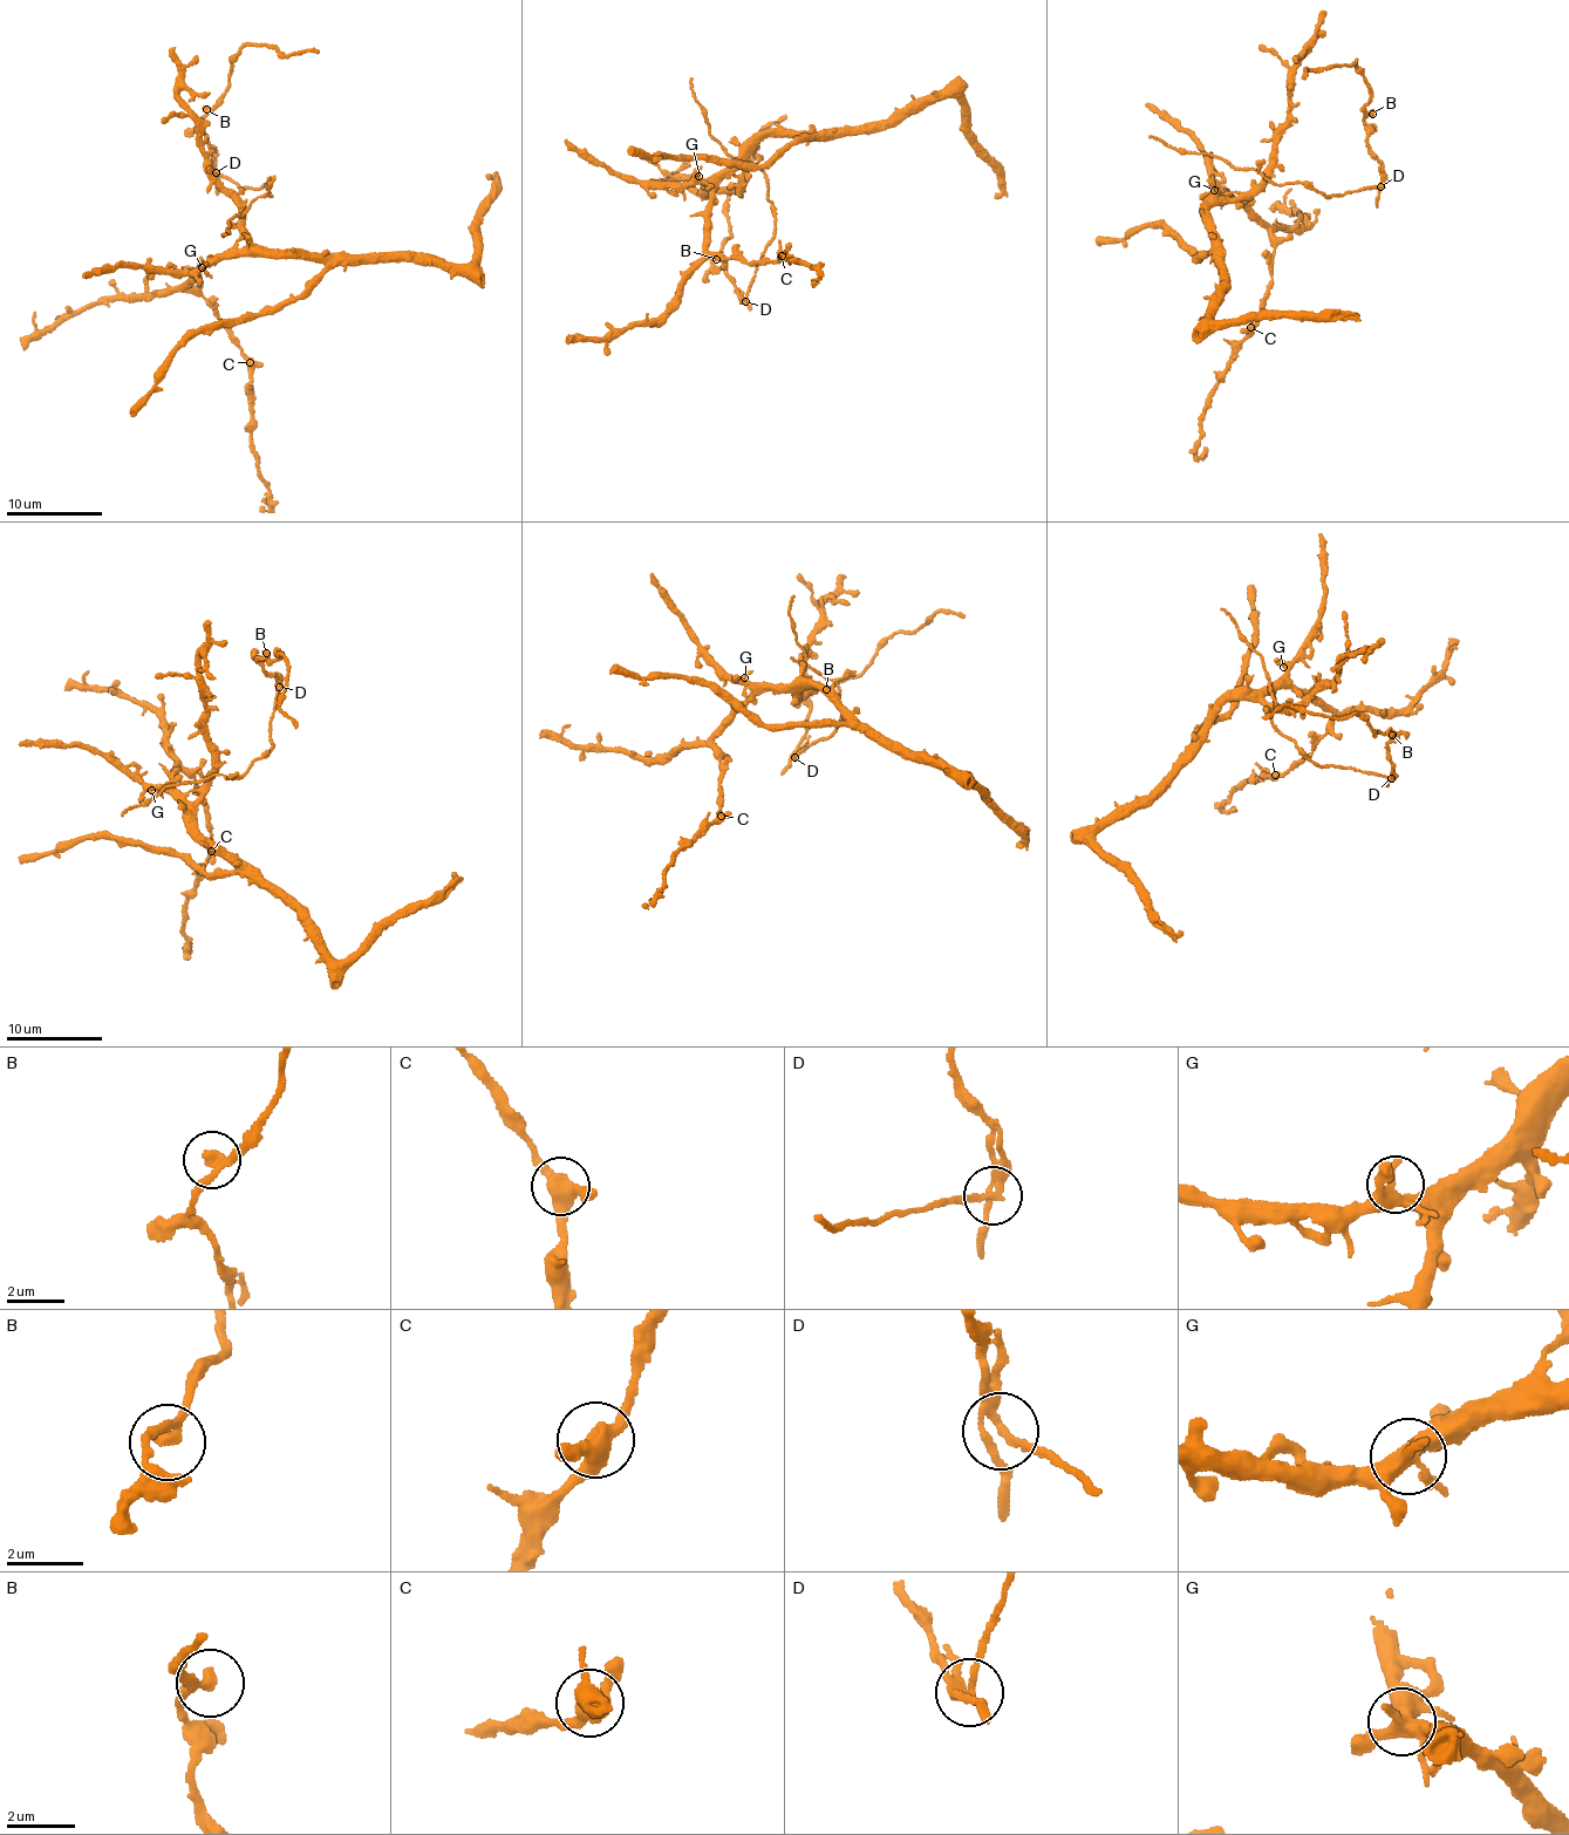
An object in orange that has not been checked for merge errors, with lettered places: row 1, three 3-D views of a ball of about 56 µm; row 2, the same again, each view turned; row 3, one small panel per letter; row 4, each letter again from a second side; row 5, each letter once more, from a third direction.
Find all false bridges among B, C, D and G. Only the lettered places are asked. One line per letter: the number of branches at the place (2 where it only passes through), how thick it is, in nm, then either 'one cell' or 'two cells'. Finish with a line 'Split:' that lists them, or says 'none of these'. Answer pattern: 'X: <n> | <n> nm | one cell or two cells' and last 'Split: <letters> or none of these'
B: 2 | 260 nm | one cell
C: 3 | 400 nm | one cell
D: 3 | 200 nm | two cells
G: 4 | 320 nm | one cell
Split: D

